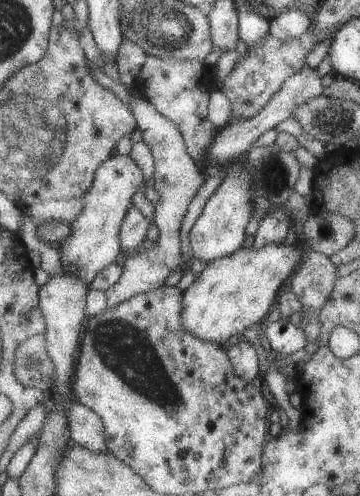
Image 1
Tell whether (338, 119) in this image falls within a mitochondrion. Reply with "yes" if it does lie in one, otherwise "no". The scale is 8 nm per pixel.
yes

